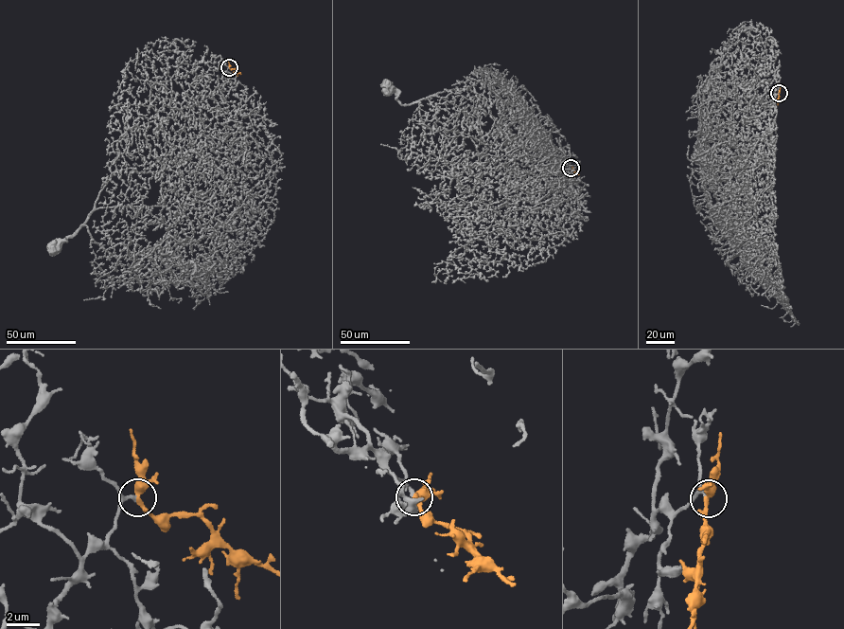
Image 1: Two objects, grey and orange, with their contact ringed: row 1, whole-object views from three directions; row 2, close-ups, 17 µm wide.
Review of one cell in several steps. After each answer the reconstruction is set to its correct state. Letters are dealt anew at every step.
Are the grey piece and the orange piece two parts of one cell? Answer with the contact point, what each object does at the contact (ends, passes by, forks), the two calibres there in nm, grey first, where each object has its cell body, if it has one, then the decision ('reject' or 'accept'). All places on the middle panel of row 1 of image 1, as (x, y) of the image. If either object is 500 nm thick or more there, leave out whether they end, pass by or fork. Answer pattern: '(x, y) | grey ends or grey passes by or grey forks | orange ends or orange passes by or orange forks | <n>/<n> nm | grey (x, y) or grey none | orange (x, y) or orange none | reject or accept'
(571, 168) | grey passes by | orange passes by | 170/380 nm | grey (388, 88) | orange none | accept

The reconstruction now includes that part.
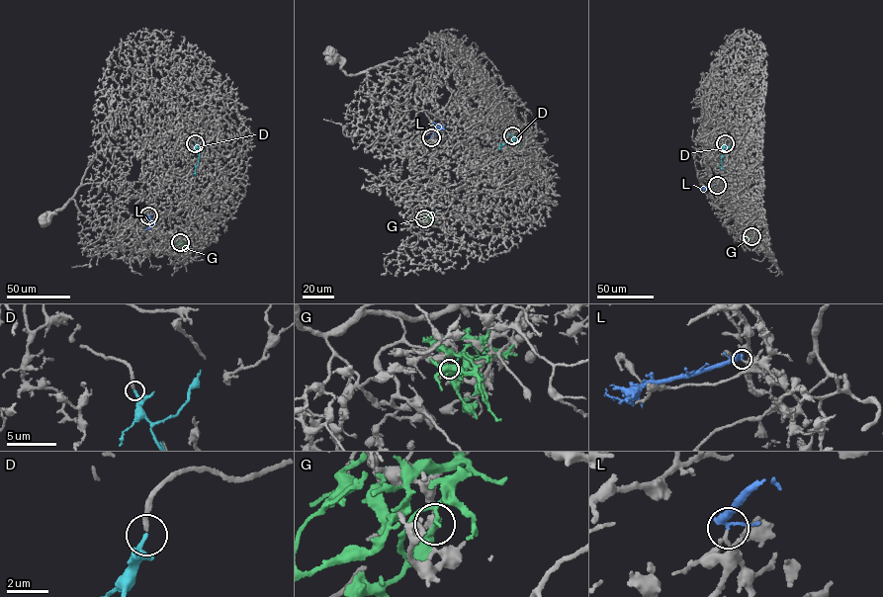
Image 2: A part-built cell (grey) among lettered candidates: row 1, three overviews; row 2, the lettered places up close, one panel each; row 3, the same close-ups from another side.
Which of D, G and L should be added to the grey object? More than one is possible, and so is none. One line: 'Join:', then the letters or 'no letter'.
Join: D

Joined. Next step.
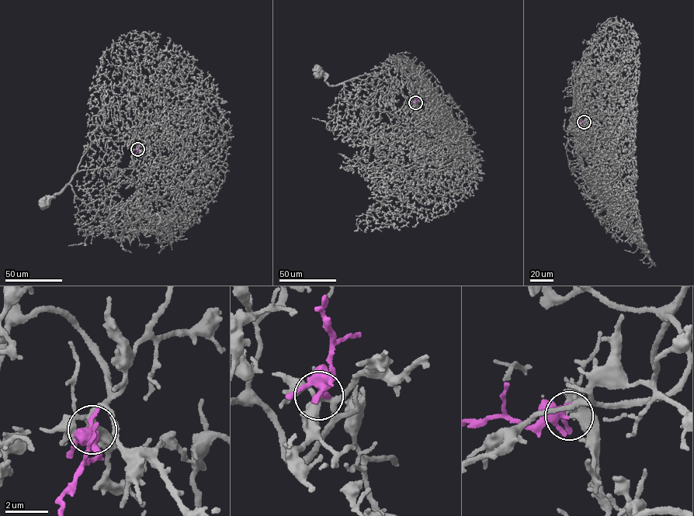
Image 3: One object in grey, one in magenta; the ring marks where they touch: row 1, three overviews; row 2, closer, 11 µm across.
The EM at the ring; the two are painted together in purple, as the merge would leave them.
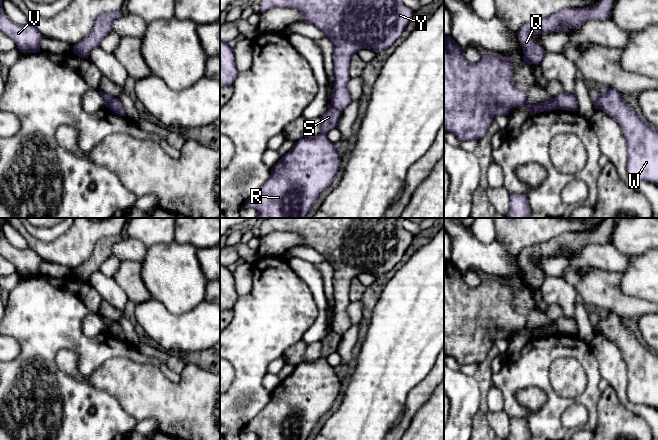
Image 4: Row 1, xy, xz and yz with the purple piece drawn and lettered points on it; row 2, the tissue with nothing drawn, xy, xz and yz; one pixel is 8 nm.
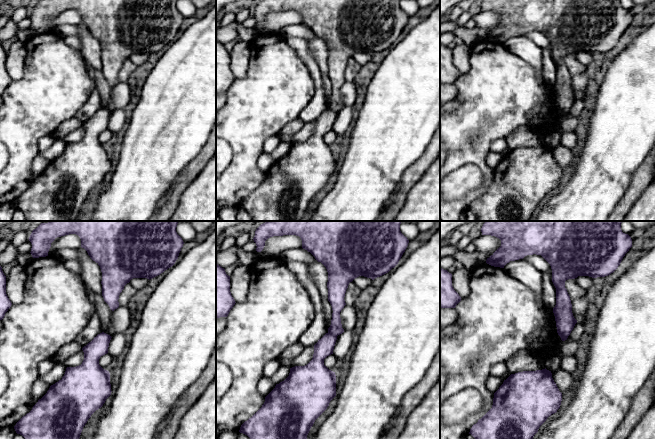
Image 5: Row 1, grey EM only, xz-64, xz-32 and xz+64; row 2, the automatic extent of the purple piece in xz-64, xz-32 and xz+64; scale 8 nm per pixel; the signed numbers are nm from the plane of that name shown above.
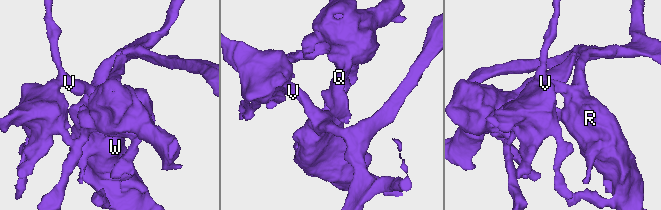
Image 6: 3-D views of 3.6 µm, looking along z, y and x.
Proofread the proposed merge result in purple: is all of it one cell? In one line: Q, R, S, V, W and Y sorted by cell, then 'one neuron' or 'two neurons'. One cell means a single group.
Q Y / R S V W | two neurons

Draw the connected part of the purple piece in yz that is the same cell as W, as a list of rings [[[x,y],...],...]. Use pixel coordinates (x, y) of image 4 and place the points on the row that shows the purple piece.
[[[606,88],[601,94],[593,94],[594,108],[603,110],[621,126],[628,144],[627,171],[631,178],[645,180],[658,186],[658,129],[643,121],[636,111],[623,100],[622,94]]]

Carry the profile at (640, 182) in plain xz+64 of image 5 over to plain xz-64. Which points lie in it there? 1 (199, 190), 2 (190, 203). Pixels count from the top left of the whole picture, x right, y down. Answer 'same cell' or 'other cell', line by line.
1: other cell
2: other cell

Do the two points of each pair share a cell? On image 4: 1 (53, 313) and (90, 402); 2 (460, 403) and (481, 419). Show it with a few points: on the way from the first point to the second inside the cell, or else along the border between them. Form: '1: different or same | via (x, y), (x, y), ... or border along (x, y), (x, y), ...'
1: same | via (48, 337), (48, 369), (66, 387)
2: different | border along (478, 410), (473, 417), (472, 429)

